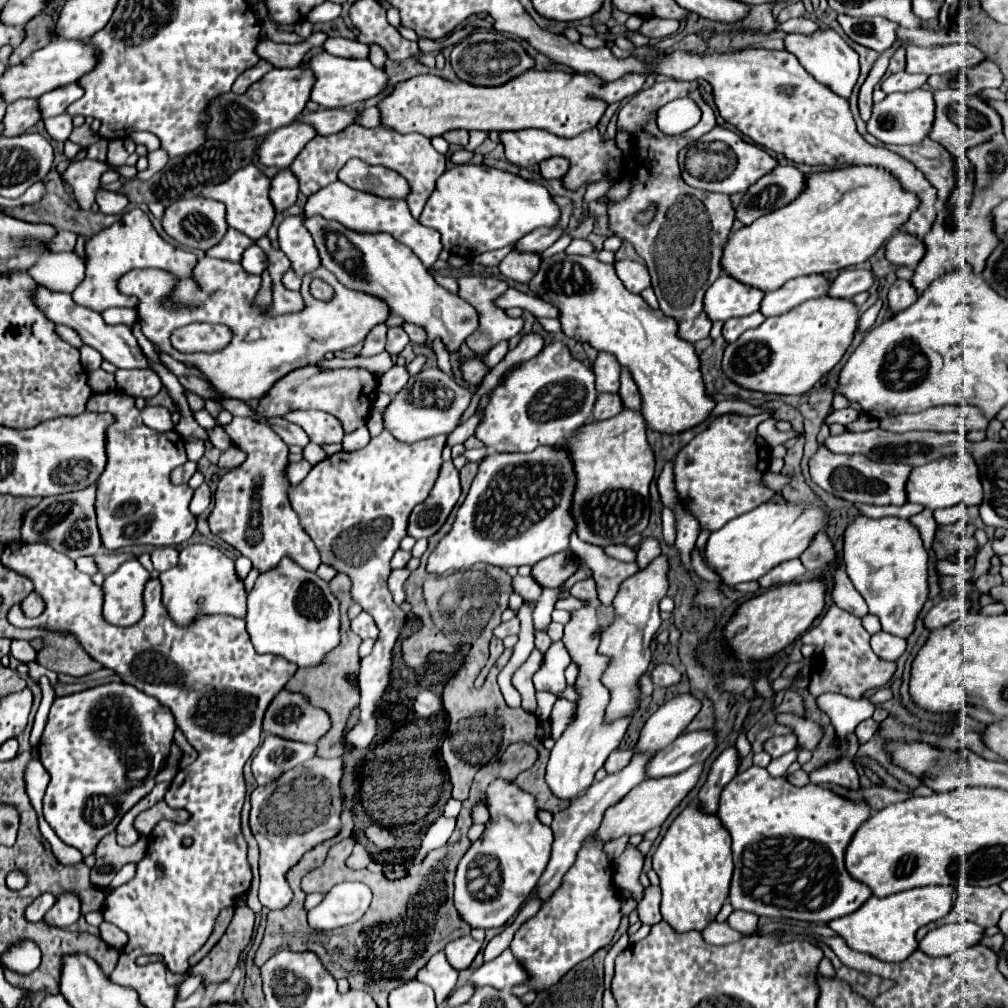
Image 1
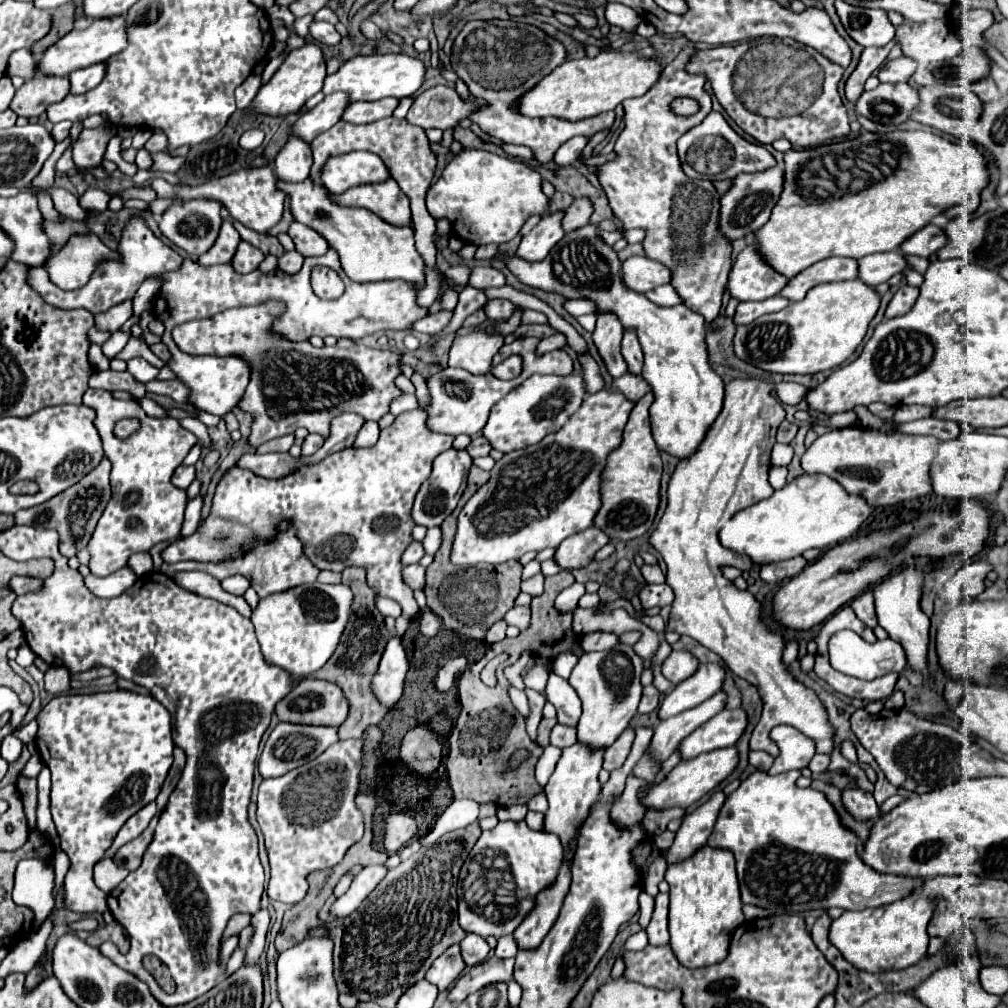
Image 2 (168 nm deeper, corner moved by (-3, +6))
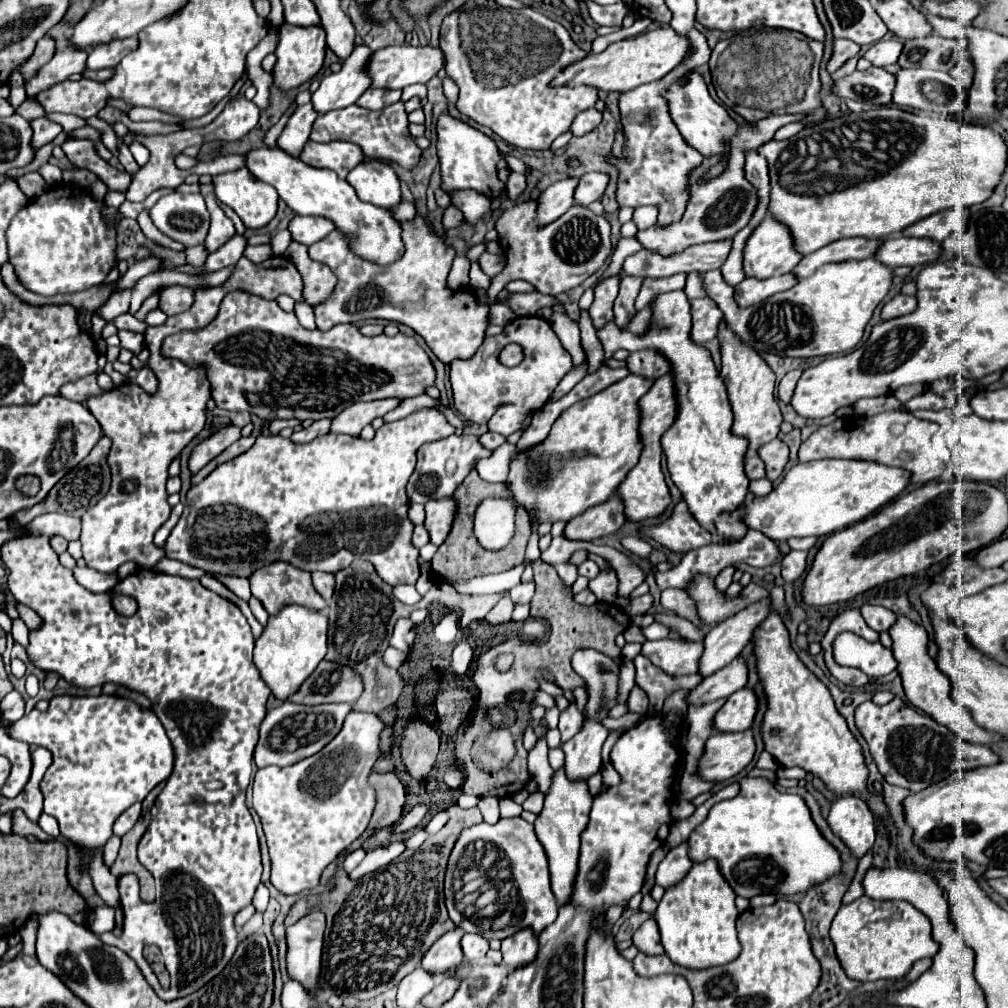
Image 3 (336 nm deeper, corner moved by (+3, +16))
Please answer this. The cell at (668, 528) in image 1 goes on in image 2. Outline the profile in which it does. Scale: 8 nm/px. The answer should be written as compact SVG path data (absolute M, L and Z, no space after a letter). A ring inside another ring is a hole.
M735 378L725 386L725 404L723 404L719 418L709 428L699 450L691 458L685 458L683 462L679 462L671 476L669 490L667 490L669 504L667 504L667 510L659 526L649 536L649 544L663 556L667 564L667 584L675 592L667 630L695 638L705 648L719 654L739 678L761 688L759 696L763 700L763 714L761 714L759 724L753 730L751 750L763 750L771 754L773 758L777 758L780 753L779 748L767 734L775 724L789 724L815 742L817 754L831 754L835 748L835 740L833 740L835 728L829 724L827 710L823 702L819 700L817 692L797 682L795 676L789 672L787 664L783 662L783 650L785 650L783 634L767 626L767 622L763 620L761 602L749 590L745 592L737 590L733 582L723 578L723 572L721 572L723 566L739 567L739 563L746 563L746 569L751 570L754 567L751 558L747 558L745 554L735 554L733 550L727 550L721 546L719 530L739 510L755 504L757 500L769 498L773 494L773 488L767 480L769 468L771 468L769 456L771 456L771 448L775 446L777 428L785 420L785 410L781 402L771 396L771 390L773 390L771 384L757 380L757 378Z

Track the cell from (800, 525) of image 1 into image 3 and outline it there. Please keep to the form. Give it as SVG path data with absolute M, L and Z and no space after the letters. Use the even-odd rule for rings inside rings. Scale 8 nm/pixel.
M813 460L807 464L795 464L767 496L755 496L753 502L745 506L741 520L749 530L759 530L771 540L789 540L793 536L825 536L871 516L877 508L905 490L909 476L911 474L903 468L889 468L877 462L861 460Z

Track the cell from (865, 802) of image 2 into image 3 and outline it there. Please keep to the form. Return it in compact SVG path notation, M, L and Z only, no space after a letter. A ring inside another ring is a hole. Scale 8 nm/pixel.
M847 796L837 798L827 816L831 830L861 858L875 842L875 818L869 814L867 802Z

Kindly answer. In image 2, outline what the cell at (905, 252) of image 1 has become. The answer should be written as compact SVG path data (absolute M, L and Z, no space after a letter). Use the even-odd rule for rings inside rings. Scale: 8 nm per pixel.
M927 224L919 232L915 232L911 238L907 238L907 242L903 242L901 252L903 254L915 254L921 258L929 258L931 254L941 250L945 244L947 244L945 230L935 226L935 224Z

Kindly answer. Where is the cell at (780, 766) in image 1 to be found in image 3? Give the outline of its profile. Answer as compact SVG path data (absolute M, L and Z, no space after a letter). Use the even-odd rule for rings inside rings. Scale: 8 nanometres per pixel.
M893 698L885 706L863 702L855 710L855 726L867 740L869 752L885 782L911 792L919 792L957 770L971 770L999 762L999 756L993 754L989 746L963 742L955 732L937 724L927 714L917 712L901 698Z

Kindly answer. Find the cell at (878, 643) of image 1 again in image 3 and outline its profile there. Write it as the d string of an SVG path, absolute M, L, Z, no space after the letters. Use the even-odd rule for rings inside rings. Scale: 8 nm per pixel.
M839 632L833 640L833 656L841 666L855 666L865 674L879 678L897 668L893 652L879 640L869 642L855 632Z

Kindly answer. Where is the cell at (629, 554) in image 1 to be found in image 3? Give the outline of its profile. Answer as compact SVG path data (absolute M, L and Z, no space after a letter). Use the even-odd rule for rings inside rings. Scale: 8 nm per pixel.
M638 535L625 537L621 542L625 550L643 559L648 559L652 550L652 547L647 540Z

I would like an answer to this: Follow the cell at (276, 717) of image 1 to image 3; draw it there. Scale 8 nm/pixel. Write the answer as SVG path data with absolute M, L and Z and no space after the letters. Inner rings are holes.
M321 662L317 670L299 686L295 694L287 700L293 704L317 706L317 704L337 704L347 702L353 704L363 692L361 678L341 664Z

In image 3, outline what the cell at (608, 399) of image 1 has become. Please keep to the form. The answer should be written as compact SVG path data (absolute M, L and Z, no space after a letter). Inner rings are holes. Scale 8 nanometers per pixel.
M641 350L641 352L633 352L627 358L627 370L631 374L645 376L647 380L657 380L669 372L669 362L653 350Z

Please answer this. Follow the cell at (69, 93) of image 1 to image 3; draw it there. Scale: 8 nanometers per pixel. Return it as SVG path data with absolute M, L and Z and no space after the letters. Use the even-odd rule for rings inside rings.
M137 38L113 40L113 44L99 44L89 52L87 70L105 70L115 68L123 56L127 56L133 48L137 48Z

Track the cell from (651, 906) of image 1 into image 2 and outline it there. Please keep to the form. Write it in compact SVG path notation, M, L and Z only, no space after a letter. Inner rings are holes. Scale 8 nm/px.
M657 894L655 896L655 912L645 928L649 944L653 946L665 946L669 944L669 930L667 930L667 906L669 906L669 894Z

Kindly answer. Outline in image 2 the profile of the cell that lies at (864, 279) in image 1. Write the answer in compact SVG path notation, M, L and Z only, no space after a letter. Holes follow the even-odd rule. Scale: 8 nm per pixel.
M879 252L859 260L859 278L869 286L879 286L881 282L887 282L891 276L901 274L905 268L907 260L903 252Z

